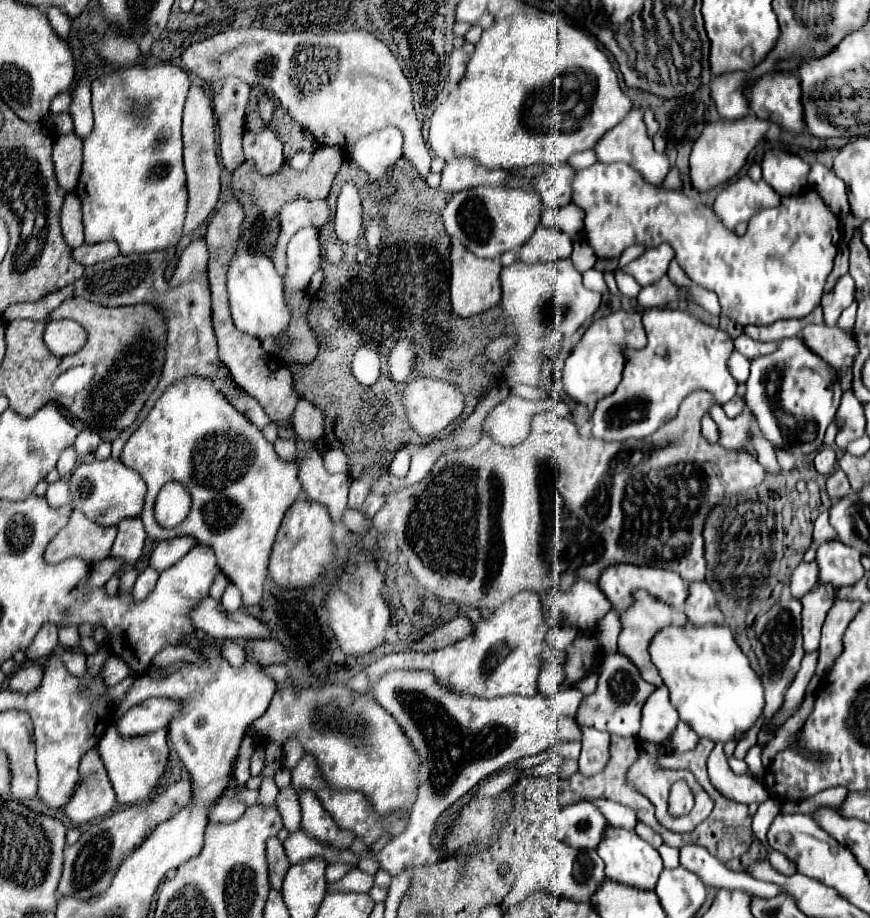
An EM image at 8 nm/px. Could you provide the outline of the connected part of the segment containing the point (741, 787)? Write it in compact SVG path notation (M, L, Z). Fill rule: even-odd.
M720 742L714 746L708 758L708 774L712 784L730 800L752 804L752 802L764 802L768 798L762 782L752 780L752 776L736 776L730 770Z

